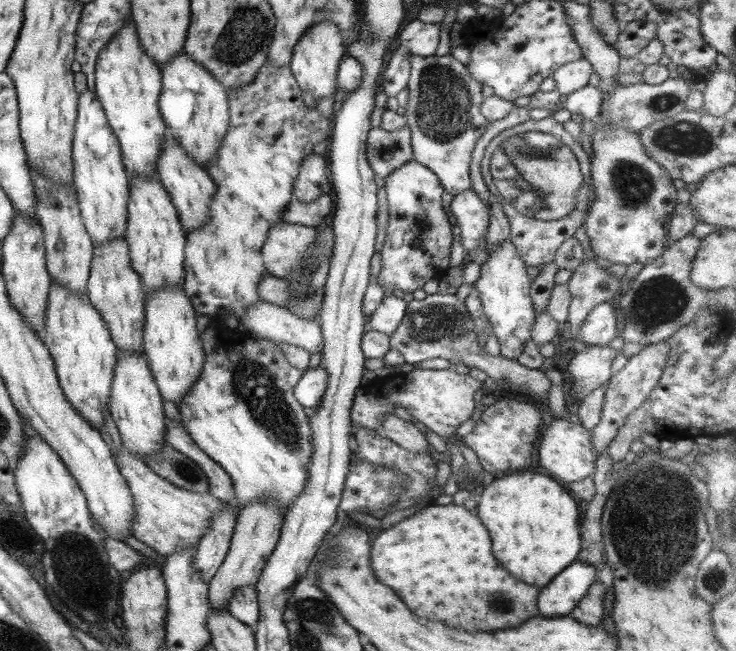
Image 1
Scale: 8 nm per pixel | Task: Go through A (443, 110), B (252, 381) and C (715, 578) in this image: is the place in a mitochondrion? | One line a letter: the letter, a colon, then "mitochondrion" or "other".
A: mitochondrion
B: mitochondrion
C: mitochondrion

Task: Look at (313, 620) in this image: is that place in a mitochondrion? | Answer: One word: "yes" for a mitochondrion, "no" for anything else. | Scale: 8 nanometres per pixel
yes

